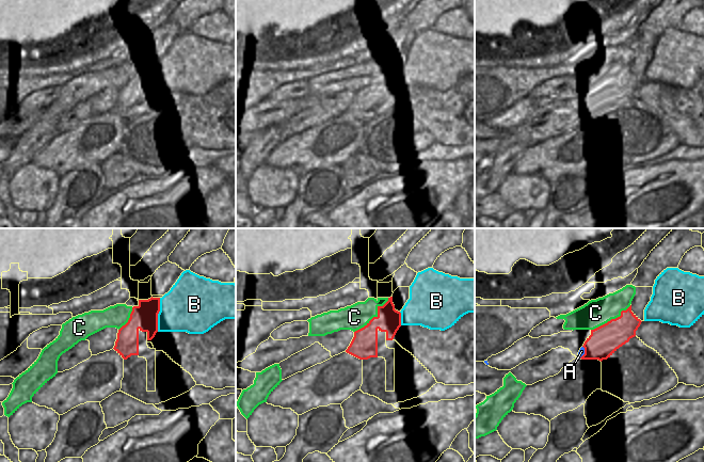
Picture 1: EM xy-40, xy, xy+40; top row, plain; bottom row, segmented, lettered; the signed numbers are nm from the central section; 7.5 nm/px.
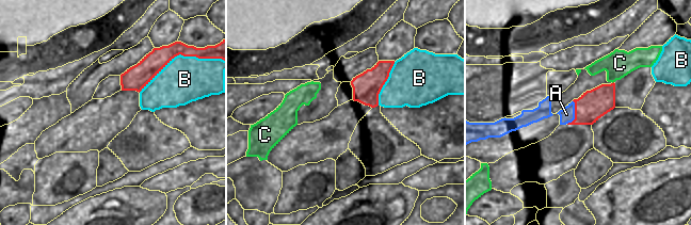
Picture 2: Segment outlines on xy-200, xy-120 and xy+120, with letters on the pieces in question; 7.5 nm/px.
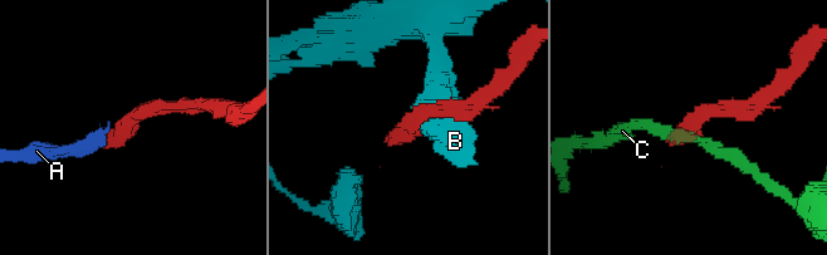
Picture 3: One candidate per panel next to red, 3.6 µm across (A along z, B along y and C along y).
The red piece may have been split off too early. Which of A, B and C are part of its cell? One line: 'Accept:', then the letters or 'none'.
Accept: none.

